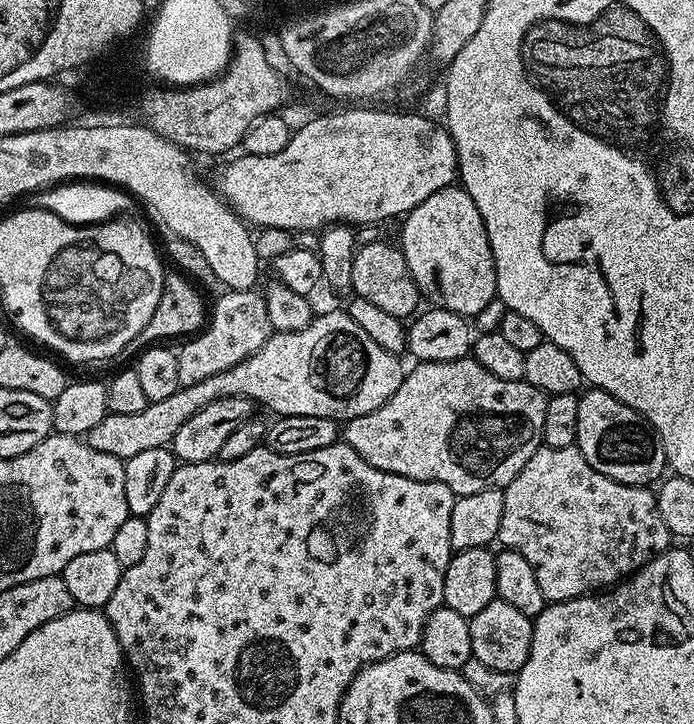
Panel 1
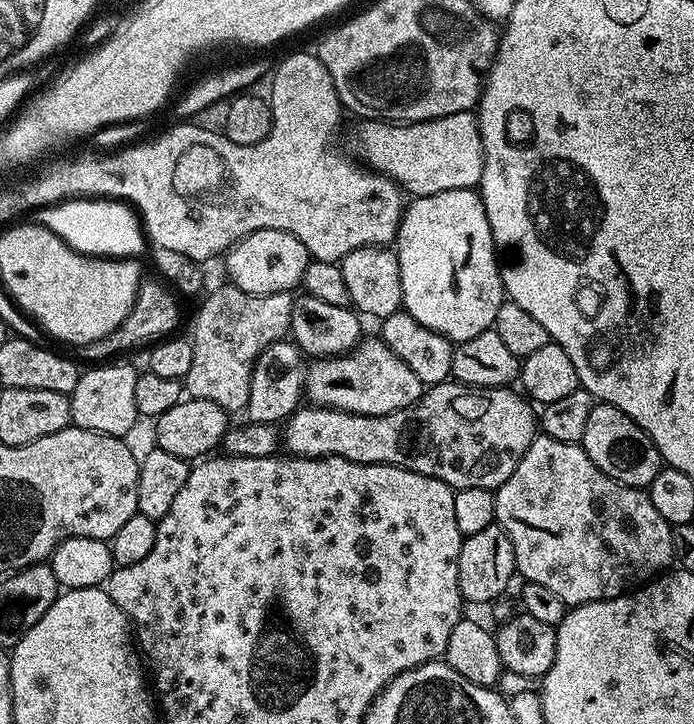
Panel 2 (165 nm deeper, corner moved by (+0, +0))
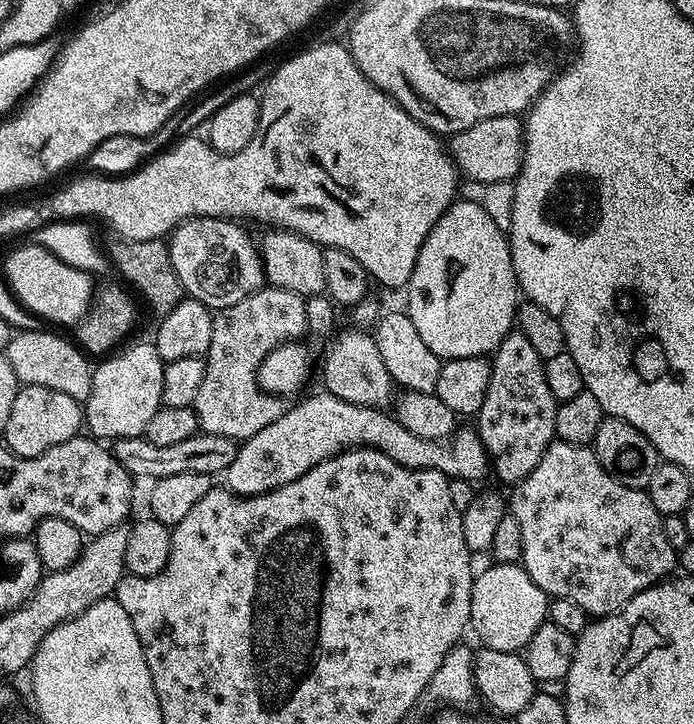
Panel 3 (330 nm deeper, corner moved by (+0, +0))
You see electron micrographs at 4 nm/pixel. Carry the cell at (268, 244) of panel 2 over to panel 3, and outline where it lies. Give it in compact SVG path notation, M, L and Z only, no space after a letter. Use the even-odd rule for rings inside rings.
M197 216L194 220L182 221L166 240L170 262L174 266L174 272L178 274L181 289L191 299L202 302L213 310L234 306L234 302L242 302L242 298L254 294L266 284L264 259L260 256L257 241L251 240L247 230L240 227L244 226L231 220L219 220L213 216Z

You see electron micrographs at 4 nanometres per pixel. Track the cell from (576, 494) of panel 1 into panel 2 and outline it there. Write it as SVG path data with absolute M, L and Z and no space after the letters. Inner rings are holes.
M543 434L522 454L514 474L494 492L495 523L506 530L514 546L516 570L527 582L538 582L558 594L566 606L609 600L631 593L637 586L661 575L672 558L672 525L654 510L647 491L619 484L602 474L580 444L558 442Z

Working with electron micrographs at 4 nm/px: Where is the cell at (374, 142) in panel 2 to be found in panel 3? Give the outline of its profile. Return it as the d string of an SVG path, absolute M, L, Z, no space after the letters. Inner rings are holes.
M499 116L474 122L466 130L456 133L447 141L446 147L456 163L456 167L465 181L473 180L476 184L500 184L503 180L515 181L520 173L520 164L524 160L524 126L520 116Z

